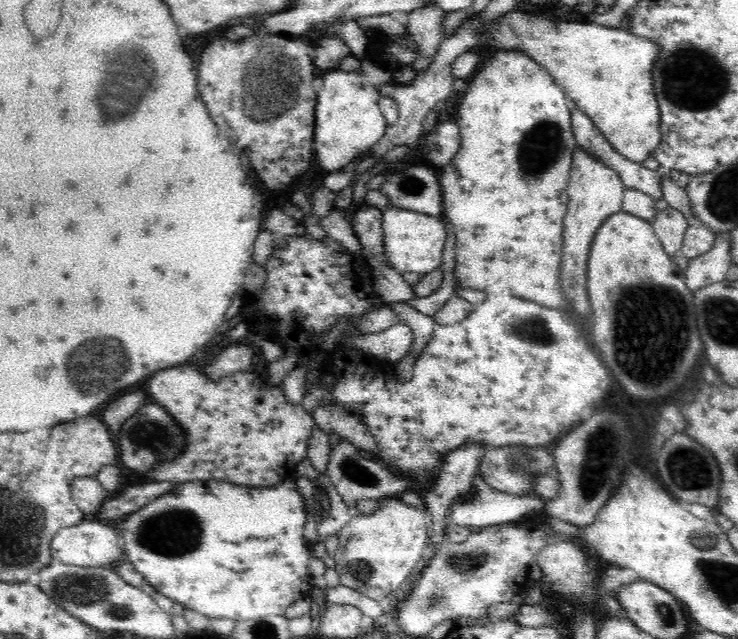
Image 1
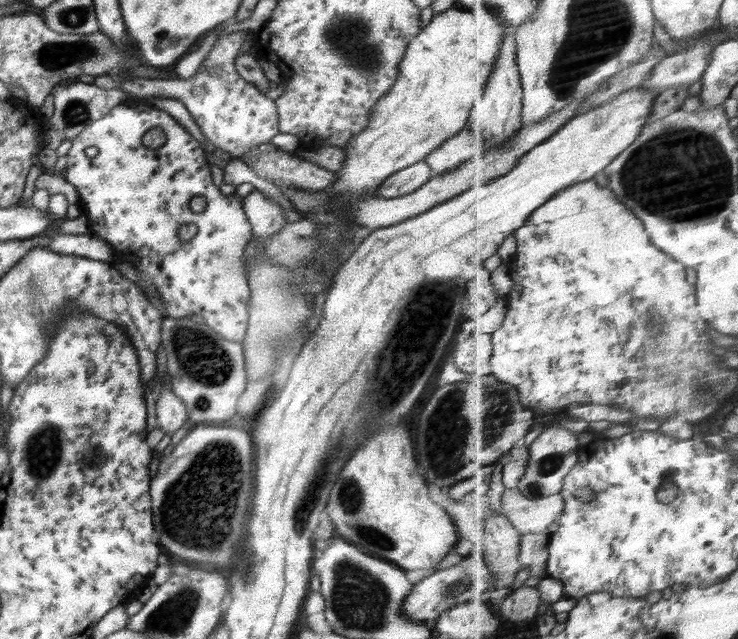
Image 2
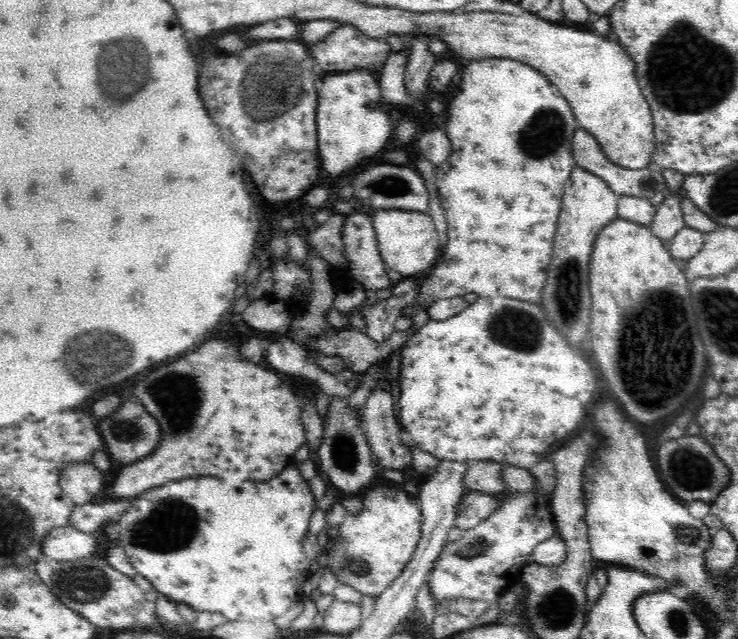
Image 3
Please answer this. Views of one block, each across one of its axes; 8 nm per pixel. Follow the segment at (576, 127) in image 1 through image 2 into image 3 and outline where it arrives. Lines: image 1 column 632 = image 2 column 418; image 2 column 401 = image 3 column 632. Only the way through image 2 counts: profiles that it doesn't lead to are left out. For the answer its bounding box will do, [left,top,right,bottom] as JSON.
[571,128,671,207]

